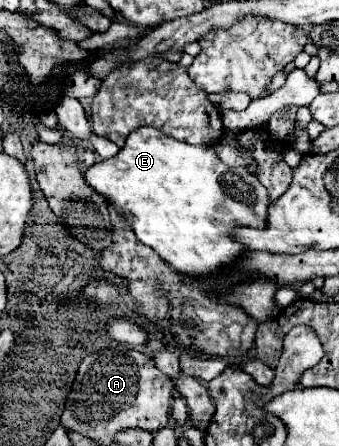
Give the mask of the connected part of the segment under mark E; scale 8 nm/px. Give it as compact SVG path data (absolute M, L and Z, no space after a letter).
M137 128L127 136L125 146L107 160L101 160L85 170L85 182L133 226L139 242L153 248L175 272L193 278L217 274L233 264L245 248L229 240L235 226L261 226L267 216L267 190L245 168L229 168L215 156L213 146L191 146L157 132L155 128Z

